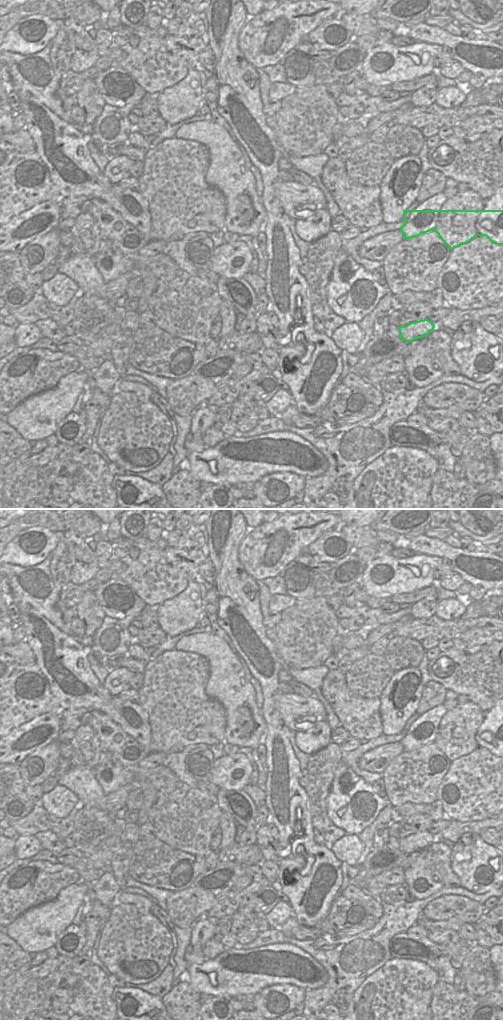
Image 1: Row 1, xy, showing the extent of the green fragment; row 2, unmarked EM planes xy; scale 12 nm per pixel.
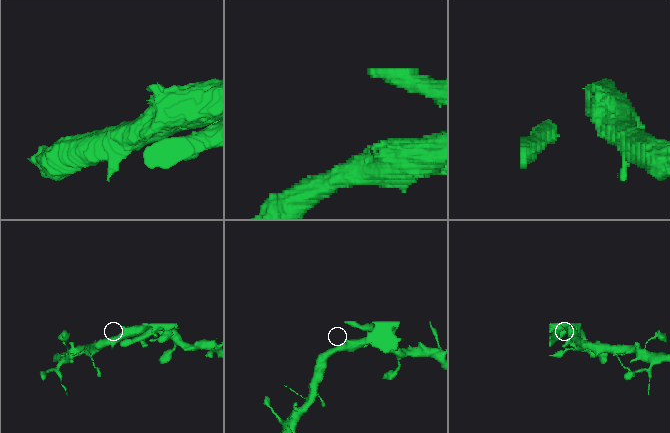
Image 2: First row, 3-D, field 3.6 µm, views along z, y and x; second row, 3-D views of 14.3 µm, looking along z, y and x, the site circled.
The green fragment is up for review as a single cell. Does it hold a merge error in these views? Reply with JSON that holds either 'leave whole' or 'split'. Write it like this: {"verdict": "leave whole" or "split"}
{"verdict": "split"}

